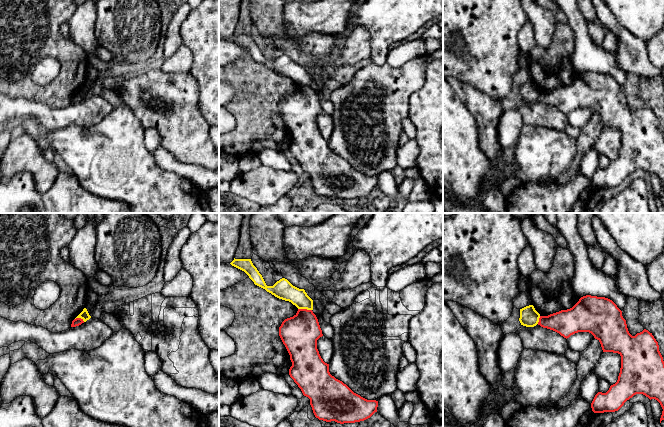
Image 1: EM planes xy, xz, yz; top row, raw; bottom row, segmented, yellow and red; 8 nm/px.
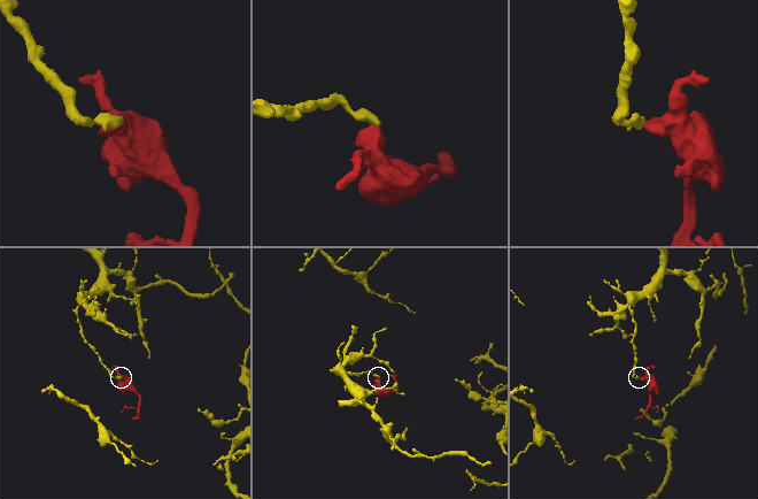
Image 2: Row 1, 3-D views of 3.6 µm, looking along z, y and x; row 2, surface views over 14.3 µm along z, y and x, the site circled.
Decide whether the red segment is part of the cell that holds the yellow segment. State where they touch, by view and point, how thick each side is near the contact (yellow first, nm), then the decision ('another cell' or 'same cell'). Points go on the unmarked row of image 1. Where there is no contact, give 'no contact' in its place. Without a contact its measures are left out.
xz (305, 84) | 160/300 nm | another cell

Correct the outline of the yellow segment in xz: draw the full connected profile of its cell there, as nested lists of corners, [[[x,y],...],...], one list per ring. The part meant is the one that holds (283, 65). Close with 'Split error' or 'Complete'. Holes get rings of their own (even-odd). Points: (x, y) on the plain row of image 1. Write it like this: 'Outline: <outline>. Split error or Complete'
Outline: [[[234,34],[230,40],[244,47],[255,61],[265,65],[275,73],[291,78],[298,85],[313,86],[313,76],[307,71],[305,66],[293,62],[287,55],[282,54],[273,62],[267,62],[251,35]]]. Complete

